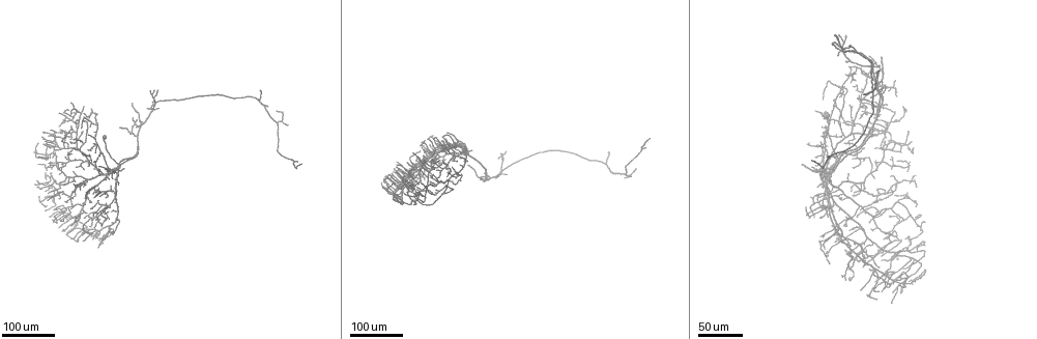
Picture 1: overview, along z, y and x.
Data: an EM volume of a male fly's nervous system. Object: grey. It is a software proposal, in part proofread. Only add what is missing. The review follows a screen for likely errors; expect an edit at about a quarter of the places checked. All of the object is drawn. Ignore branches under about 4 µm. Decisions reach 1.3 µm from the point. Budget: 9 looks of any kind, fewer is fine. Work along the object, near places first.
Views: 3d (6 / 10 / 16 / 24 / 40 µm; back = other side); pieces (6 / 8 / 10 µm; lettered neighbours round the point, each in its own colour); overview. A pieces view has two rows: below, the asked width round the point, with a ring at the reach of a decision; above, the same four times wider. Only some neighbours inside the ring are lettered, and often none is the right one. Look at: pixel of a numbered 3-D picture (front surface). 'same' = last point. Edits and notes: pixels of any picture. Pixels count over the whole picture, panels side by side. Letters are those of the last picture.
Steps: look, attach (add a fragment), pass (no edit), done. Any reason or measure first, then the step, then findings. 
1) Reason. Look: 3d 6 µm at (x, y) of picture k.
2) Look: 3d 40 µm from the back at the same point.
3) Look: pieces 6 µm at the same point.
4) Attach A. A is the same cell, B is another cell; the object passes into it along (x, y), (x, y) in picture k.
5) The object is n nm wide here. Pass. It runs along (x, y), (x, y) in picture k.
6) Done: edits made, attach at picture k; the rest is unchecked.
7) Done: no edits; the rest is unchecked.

An open end. Look: 3d 24 µm at (440, 160) of picture 1.

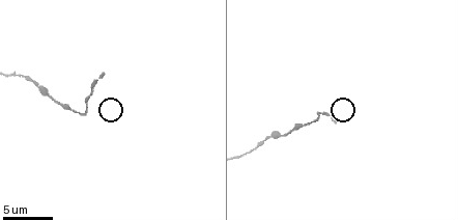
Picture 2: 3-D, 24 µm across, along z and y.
See the neighbours. Look: pieces 10 µm at (101, 74) of picture 2.

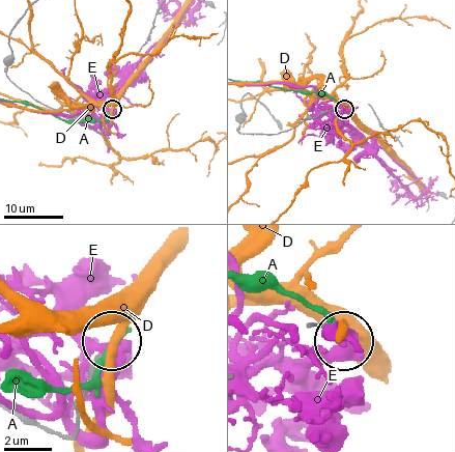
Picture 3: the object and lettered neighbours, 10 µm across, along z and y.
The object is 180 nm wide here. Pass. A, D and E are other cells; none of them fits.

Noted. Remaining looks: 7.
End of a long branch. Look: 3d 24 µm at (862, 288) of picture 1.

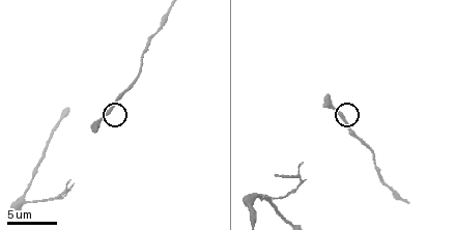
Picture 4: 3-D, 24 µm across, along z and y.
Look: pieces 8 µm at (326, 94) of picture 4.

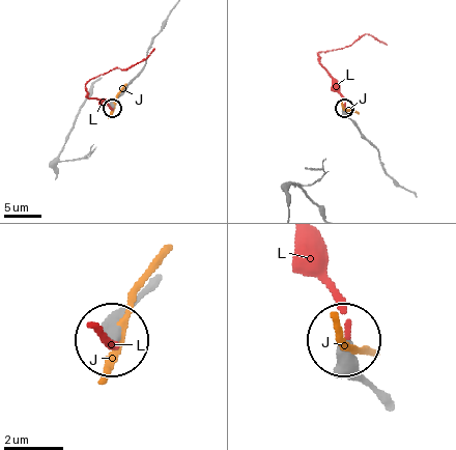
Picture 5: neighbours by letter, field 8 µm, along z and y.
Attach L. L is the same cell, J is another cell; the object passes into it along (358, 127), (317, 54), (369, 34) in picture 5; the neuron continues.

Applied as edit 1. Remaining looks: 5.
Look: overview.

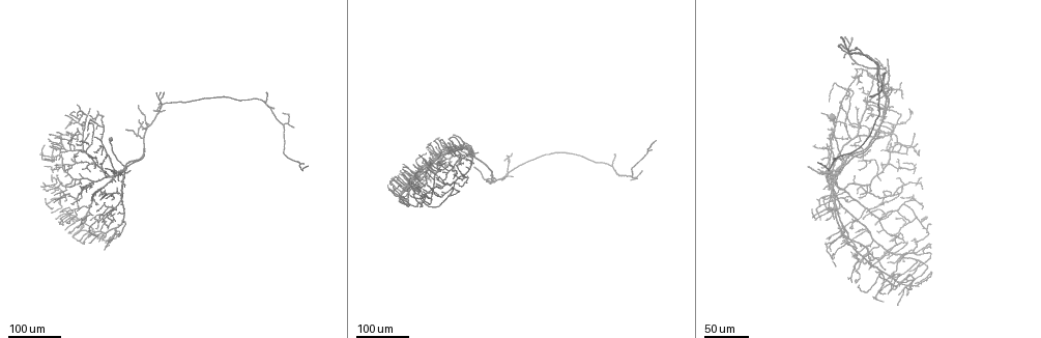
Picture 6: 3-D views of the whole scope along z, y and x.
Branch stops here. Look: 3d 40 µm at (89, 235) of picture 6.

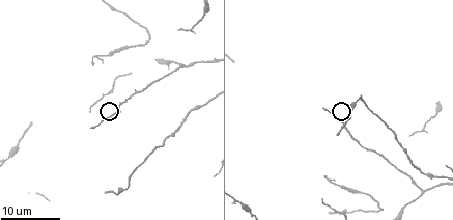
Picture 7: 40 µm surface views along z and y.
Look: pieces 10 µm at (92, 127) of picture 7.

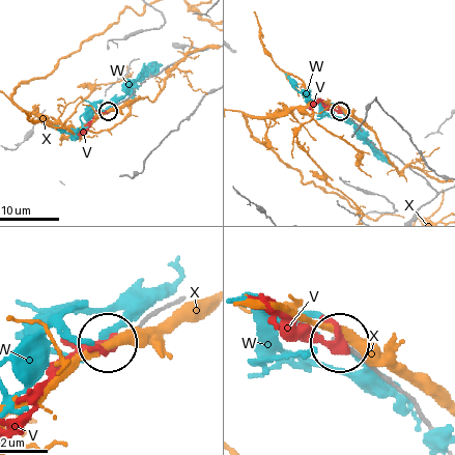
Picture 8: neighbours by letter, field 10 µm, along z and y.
Pass. V, W and X are other cells; it runs along (424, 179), (377, 148), (340, 110) in picture 8; no lettered fragment goes on from it.

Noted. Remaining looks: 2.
Free end. Look: 3d 24 µm at (411, 194) of picture 6.

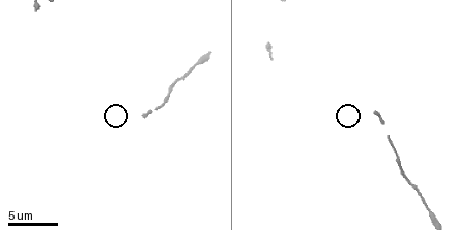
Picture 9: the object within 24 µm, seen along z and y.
What lies round it. Look: pieces 10 µm at (375, 115) of picture 9.

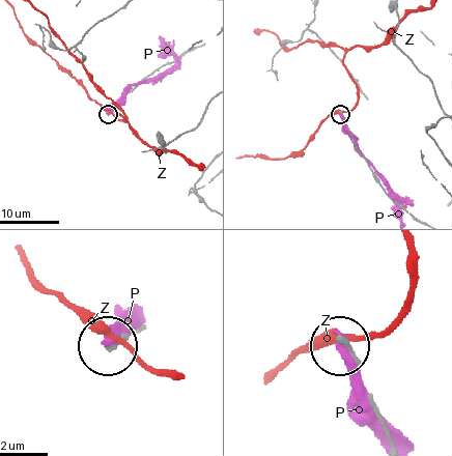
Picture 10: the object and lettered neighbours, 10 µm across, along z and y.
Pass. P and Z are other cells; it runs along (169, 62), (109, 113) in picture 10; no lettered fragment goes on from it.

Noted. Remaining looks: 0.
Done: edits made, attach at picture 5; the rest is unchecked.

